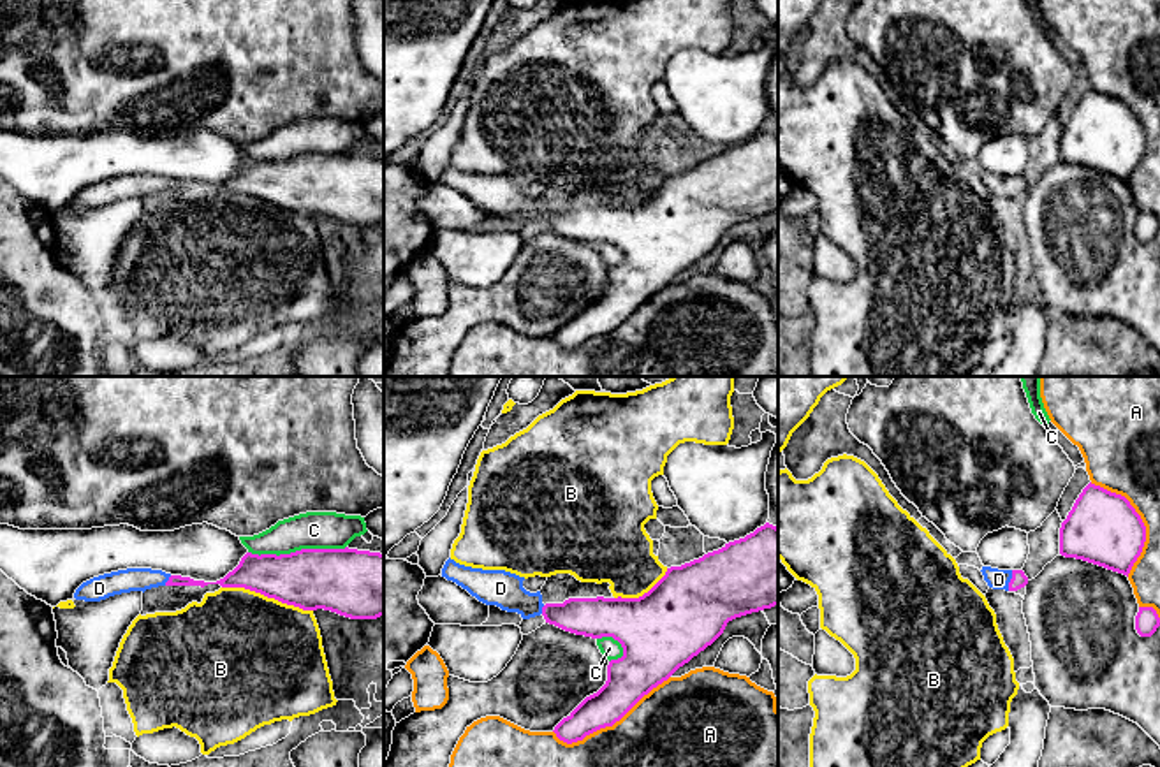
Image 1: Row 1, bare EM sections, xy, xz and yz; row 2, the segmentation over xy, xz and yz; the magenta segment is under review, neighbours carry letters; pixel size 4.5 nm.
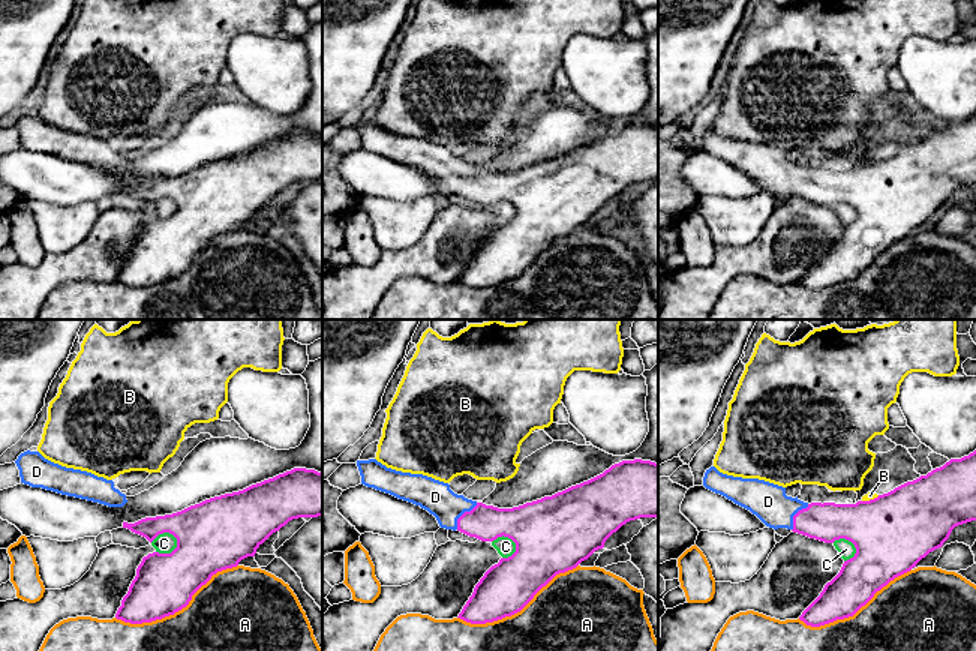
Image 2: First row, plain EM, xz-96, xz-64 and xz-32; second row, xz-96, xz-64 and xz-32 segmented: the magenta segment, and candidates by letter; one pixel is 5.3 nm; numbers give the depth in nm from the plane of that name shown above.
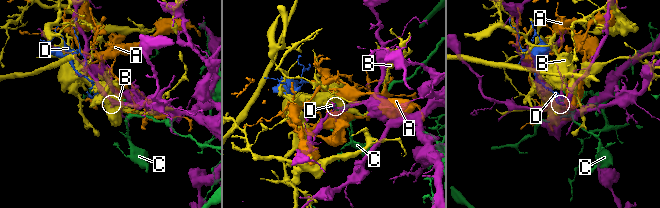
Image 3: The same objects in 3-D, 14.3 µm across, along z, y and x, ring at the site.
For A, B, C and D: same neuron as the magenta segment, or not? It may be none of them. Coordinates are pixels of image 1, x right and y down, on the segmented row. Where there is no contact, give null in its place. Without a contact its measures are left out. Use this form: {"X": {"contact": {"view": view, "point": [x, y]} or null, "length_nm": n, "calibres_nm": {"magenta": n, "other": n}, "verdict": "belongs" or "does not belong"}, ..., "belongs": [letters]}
{"A": {"contact": {"view": "xz", "point": [611, 725]}, "length_nm": 600, "calibres_nm": {"magenta": 200, "other": 360}, "verdict": "does not belong"}, "B": {"contact": {"view": "xy", "point": [268, 597]}, "length_nm": 440, "calibres_nm": {"magenta": 280, "other": 500}, "verdict": "does not belong"}, "C": {"contact": {"view": "xy", "point": [296, 551]}, "length_nm": 440, "calibres_nm": {"magenta": 300, "other": 180}, "verdict": "does not belong"}, "D": {"contact": {"view": "yz", "point": [1011, 581]}, "length_nm": 100, "calibres_nm": {"magenta": 70, "other": 100}, "verdict": "belongs"}, "belongs": ["D"]}

